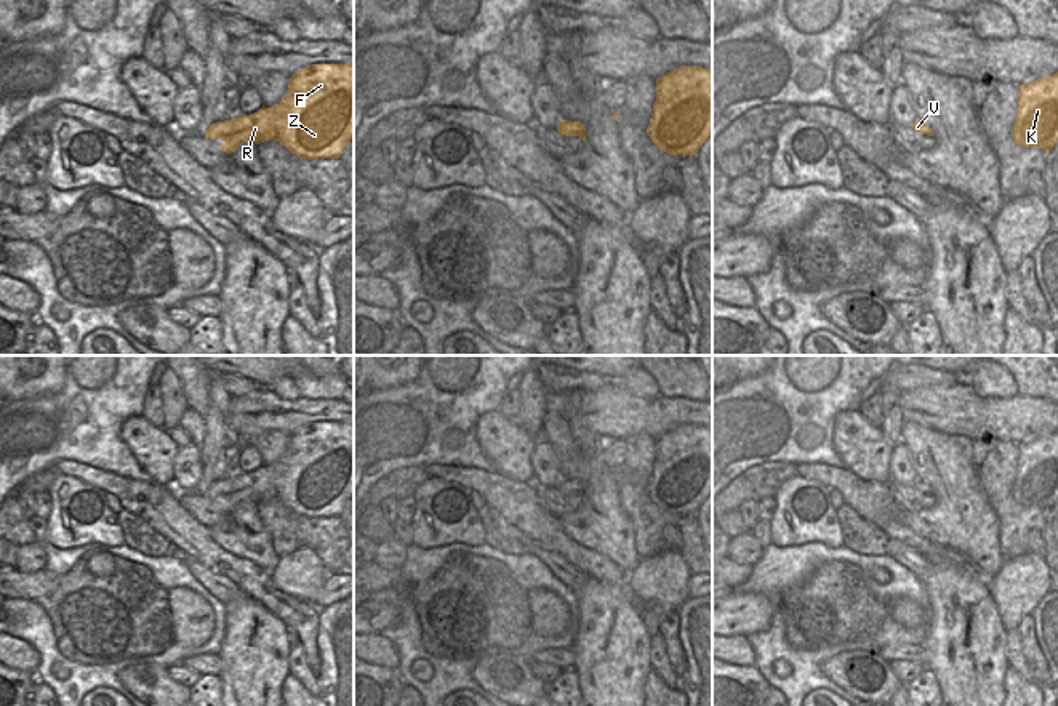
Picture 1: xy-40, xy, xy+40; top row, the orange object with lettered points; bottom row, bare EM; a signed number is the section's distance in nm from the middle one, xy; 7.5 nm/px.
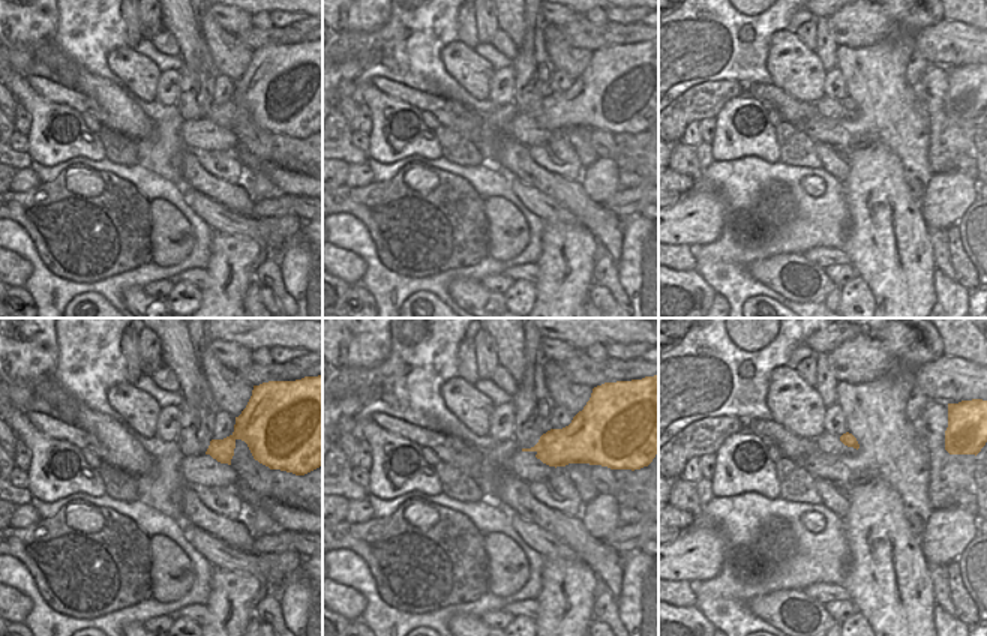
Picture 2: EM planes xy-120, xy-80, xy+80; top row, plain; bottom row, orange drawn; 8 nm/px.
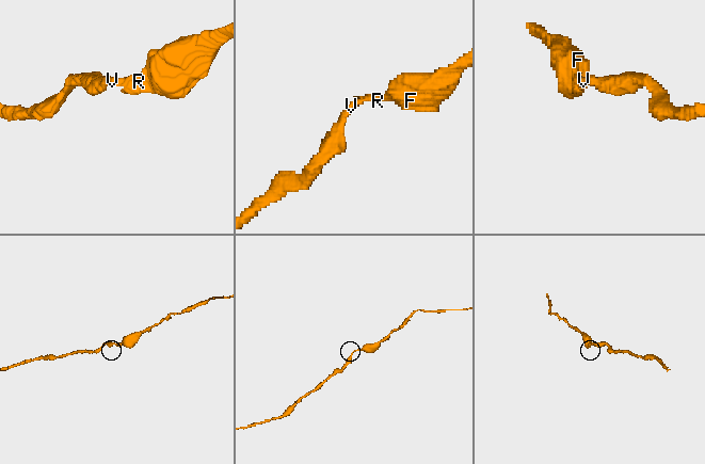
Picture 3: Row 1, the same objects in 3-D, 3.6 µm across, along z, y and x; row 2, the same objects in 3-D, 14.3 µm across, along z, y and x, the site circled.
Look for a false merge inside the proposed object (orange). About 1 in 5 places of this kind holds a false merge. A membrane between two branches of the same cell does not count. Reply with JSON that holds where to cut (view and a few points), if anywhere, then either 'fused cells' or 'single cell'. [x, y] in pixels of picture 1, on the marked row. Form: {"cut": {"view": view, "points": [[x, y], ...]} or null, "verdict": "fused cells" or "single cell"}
{"cut": null, "verdict": "single cell"}

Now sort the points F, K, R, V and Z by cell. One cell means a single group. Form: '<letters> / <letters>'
F K R V Z

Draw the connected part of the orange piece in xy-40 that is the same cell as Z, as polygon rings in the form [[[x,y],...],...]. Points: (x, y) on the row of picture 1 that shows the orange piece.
[[[333,62],[307,66],[290,77],[288,90],[279,104],[216,122],[205,136],[222,139],[219,150],[226,154],[235,152],[243,142],[261,144],[275,139],[299,158],[339,158],[346,144],[354,139],[354,66]]]

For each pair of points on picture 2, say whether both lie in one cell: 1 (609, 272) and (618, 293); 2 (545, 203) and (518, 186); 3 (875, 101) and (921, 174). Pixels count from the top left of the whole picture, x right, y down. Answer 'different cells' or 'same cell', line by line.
1: same cell
2: same cell
3: same cell

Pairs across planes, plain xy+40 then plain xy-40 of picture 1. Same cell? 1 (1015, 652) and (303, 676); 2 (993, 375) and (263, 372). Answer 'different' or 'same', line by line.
1: same
2: different

